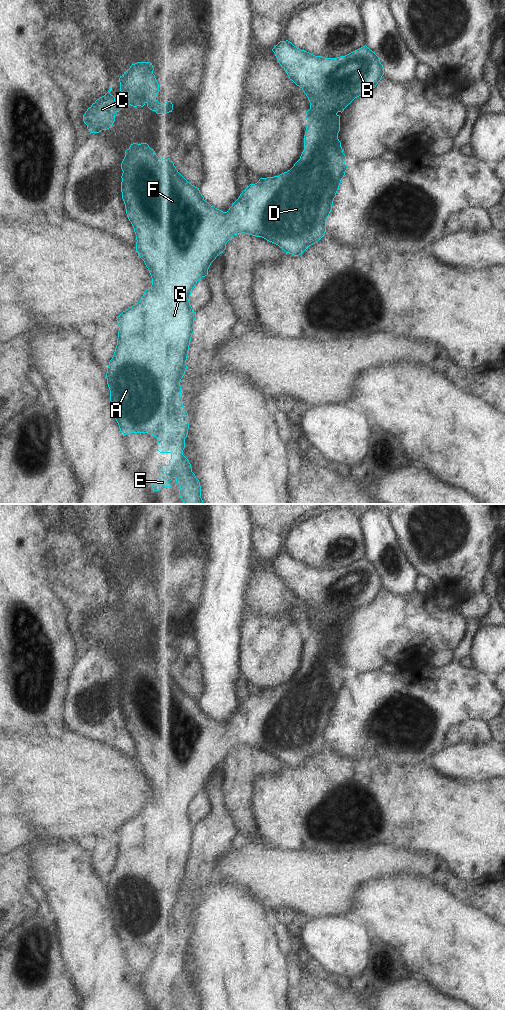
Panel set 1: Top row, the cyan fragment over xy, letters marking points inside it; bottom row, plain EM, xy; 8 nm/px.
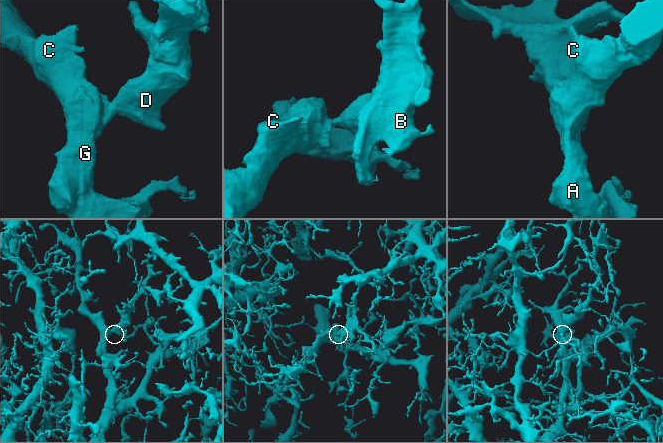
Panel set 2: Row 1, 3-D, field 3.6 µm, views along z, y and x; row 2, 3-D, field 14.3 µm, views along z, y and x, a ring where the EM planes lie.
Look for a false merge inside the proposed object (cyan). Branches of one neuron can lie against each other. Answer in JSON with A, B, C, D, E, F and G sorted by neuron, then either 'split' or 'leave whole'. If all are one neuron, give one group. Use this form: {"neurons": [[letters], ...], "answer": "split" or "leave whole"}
{"neurons": [["A", "B", "C", "D", "E", "F", "G"]], "answer": "leave whole"}

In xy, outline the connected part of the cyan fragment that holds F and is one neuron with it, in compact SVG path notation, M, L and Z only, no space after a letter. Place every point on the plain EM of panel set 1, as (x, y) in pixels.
M288 552L280 553L272 563L289 591L303 602L310 614L310 621L305 626L307 638L304 662L290 682L279 688L260 690L257 695L250 696L229 722L223 724L205 713L199 700L189 695L169 670L158 669L147 655L131 656L121 675L122 711L136 747L136 763L149 782L152 797L138 815L123 823L116 831L119 843L115 864L107 880L107 896L113 926L120 943L124 947L151 946L157 951L157 963L171 966L169 976L159 978L159 989L153 992L153 1003L171 999L169 994L175 990L180 999L180 1010L201 1010L200 994L192 984L189 972L183 967L189 935L180 898L187 881L186 872L196 830L196 824L189 813L192 801L202 789L208 787L211 775L223 765L227 754L234 747L244 745L262 749L278 757L286 766L294 768L301 767L324 748L326 732L348 681L345 676L346 668L338 651L340 628L337 625L342 625L355 610L375 600L384 587L379 569L366 557L337 570L315 568L297 560Z

